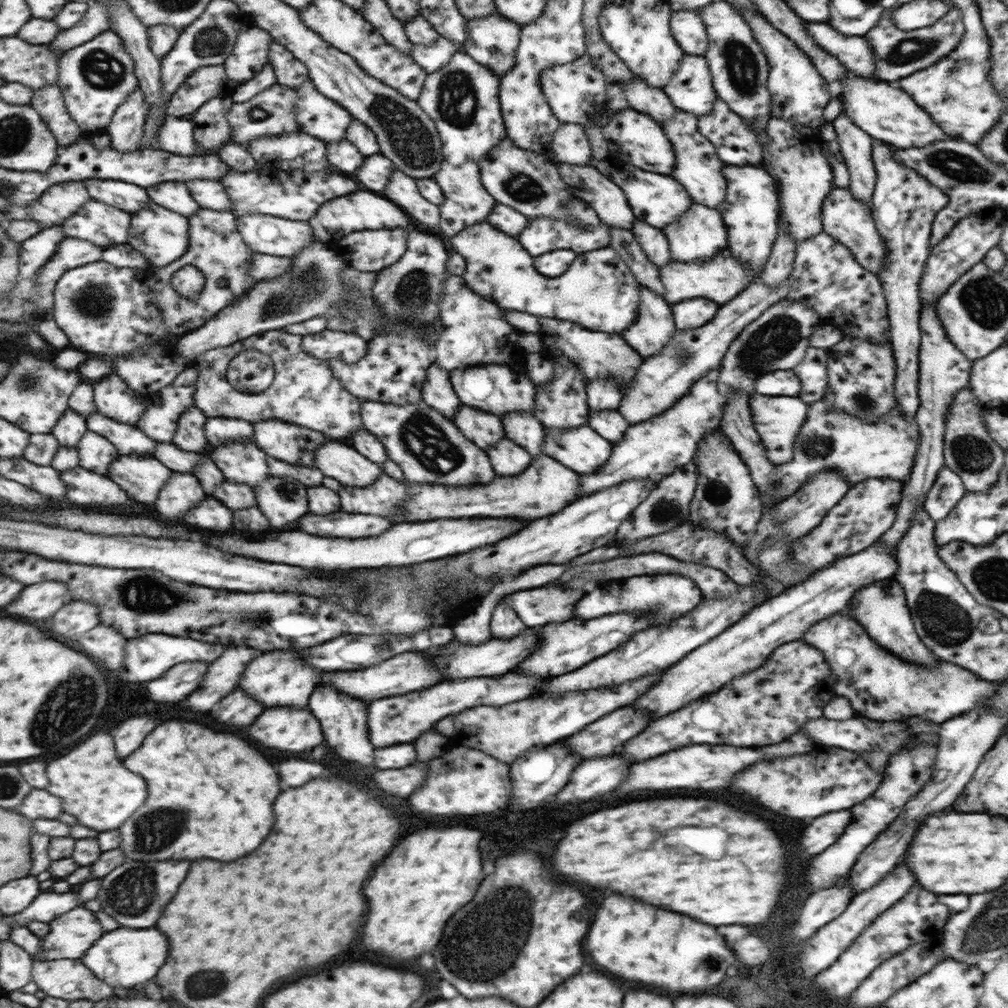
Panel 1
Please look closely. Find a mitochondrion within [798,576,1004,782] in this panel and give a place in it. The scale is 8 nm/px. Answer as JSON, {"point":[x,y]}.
{"point":[942,618]}

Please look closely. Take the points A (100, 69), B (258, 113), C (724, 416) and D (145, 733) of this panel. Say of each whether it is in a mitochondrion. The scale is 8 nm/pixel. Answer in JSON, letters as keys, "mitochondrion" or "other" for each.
{"A":"mitochondrion","B":"mitochondrion","C":"other","D":"other"}

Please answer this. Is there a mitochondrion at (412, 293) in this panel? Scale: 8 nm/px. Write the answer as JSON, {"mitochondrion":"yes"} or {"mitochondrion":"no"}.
{"mitochondrion":"yes"}

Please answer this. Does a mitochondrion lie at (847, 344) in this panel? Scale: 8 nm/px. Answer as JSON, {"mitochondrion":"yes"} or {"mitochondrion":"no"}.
{"mitochondrion":"no"}

